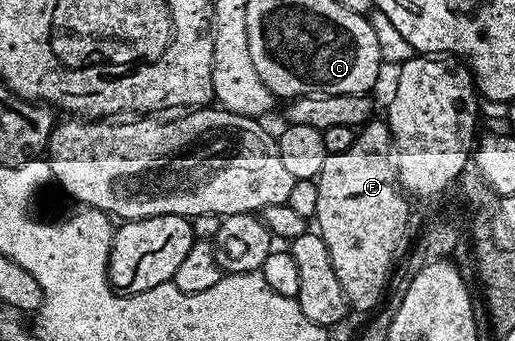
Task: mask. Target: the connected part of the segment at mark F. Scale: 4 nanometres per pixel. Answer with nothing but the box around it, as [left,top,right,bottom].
[313,118,410,313]

